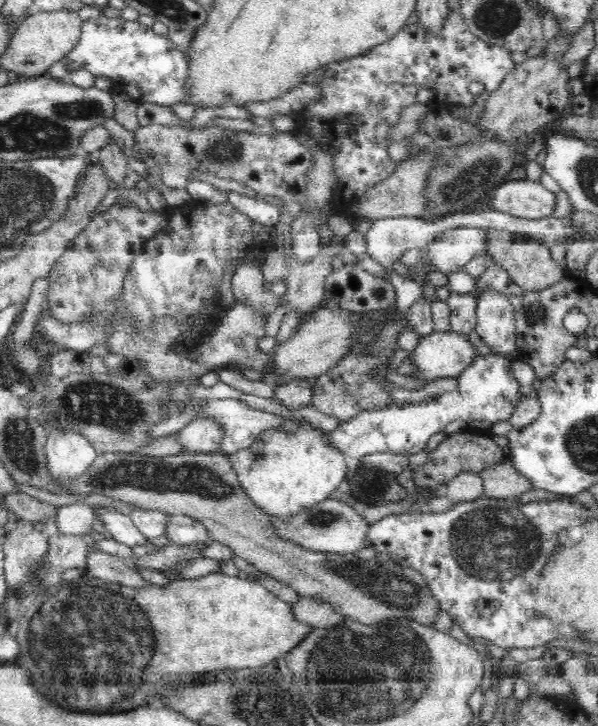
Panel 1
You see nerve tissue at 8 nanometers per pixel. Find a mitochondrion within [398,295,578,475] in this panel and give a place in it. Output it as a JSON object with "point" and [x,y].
{"point":[534,312]}

